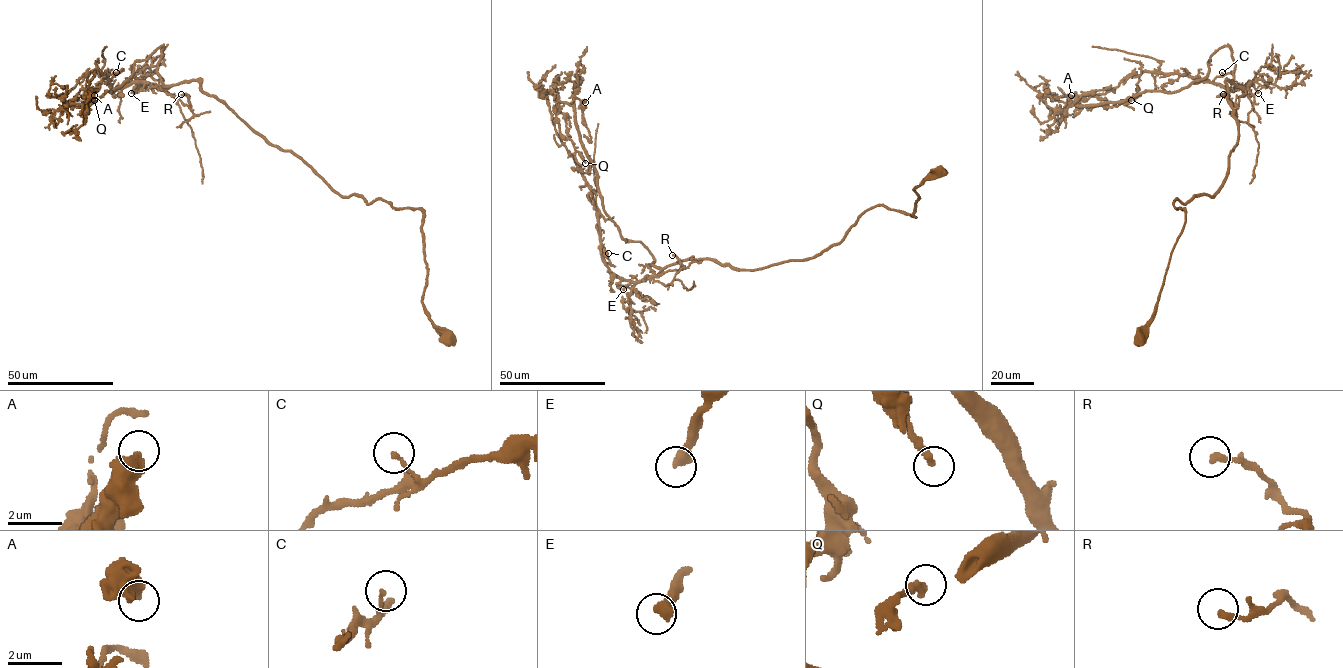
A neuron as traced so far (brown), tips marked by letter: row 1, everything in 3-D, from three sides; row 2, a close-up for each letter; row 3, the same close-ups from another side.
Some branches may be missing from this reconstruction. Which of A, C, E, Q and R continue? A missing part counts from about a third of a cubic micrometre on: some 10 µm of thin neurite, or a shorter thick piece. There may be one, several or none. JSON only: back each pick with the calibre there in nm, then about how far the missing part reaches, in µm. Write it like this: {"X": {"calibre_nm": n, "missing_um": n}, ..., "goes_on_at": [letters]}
{"E": {"calibre_nm": 440, "missing_um": 20}, "goes_on_at": ["E"]}

